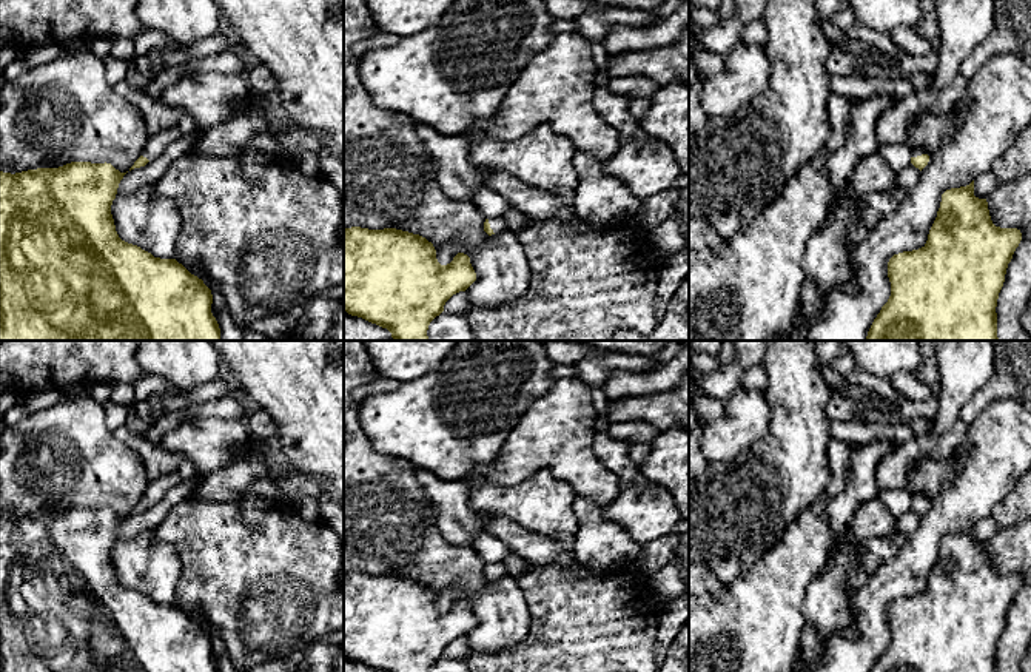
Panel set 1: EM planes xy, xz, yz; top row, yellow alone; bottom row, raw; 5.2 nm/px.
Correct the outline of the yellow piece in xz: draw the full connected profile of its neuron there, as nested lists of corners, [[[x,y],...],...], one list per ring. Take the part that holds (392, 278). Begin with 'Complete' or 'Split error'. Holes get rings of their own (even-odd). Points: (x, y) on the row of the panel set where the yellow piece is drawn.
Complete. [[[344,228],[344,311],[387,328],[393,341],[428,341],[430,322],[444,311],[453,294],[465,291],[475,281],[467,254],[458,253],[450,264],[441,265],[433,244],[419,234],[396,228]]]

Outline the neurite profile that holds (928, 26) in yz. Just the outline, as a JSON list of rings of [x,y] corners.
[[[918,0],[918,3],[923,14],[914,29],[918,35],[932,43],[940,32],[940,26],[937,22],[937,0]]]

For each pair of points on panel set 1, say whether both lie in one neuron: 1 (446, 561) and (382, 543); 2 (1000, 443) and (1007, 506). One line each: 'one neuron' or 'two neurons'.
1: one neuron
2: two neurons

